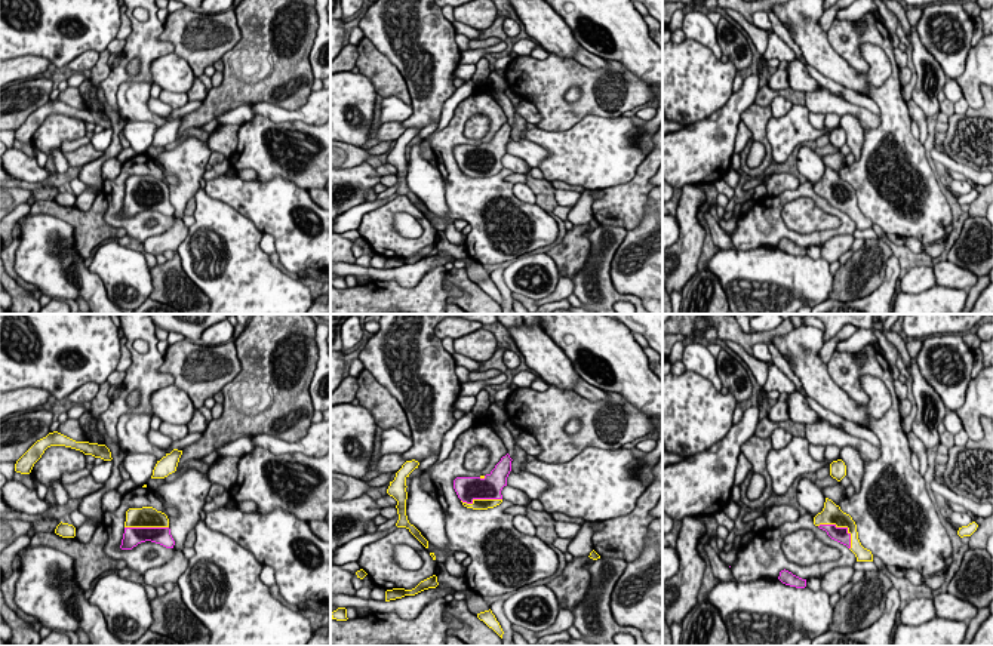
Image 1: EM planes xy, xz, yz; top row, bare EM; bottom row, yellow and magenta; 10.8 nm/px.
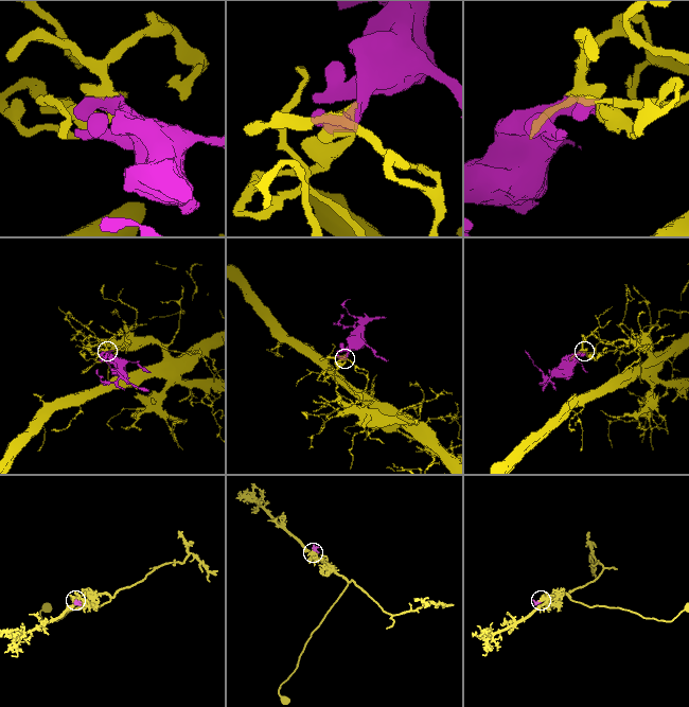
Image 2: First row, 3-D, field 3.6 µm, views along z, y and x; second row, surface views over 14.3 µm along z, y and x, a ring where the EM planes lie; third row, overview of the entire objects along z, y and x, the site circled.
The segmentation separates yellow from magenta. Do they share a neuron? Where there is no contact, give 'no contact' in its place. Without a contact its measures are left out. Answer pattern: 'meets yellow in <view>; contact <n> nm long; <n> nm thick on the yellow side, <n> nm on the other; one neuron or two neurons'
meets yellow in yz; contact 440 nm long; 220 nm thick on the yellow side, 160 nm on the other; one neuron

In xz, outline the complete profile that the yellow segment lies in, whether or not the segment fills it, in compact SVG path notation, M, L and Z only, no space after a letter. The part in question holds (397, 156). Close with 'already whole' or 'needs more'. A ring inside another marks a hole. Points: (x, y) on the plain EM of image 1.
M415 127L406 129L402 133L402 136L396 141L394 148L390 150L387 162L397 169L396 176L397 176L399 188L396 194L406 196L425 216L428 216L428 209L421 203L421 200L414 193L409 191L406 184L406 167L408 167L406 147L415 136L418 136L418 133L419 130Z | already whole

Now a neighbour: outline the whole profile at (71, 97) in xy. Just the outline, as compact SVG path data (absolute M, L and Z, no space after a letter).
M67 87L65 90L59 92L58 101L76 108L76 110L86 110L86 104L80 96L77 87Z

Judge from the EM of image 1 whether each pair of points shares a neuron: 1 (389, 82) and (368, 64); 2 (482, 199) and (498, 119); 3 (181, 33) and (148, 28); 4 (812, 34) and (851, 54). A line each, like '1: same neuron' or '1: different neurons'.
1: same neuron
2: same neuron
3: different neurons
4: different neurons

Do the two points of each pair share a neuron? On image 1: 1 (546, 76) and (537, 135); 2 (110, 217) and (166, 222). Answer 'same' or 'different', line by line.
1: different
2: same

